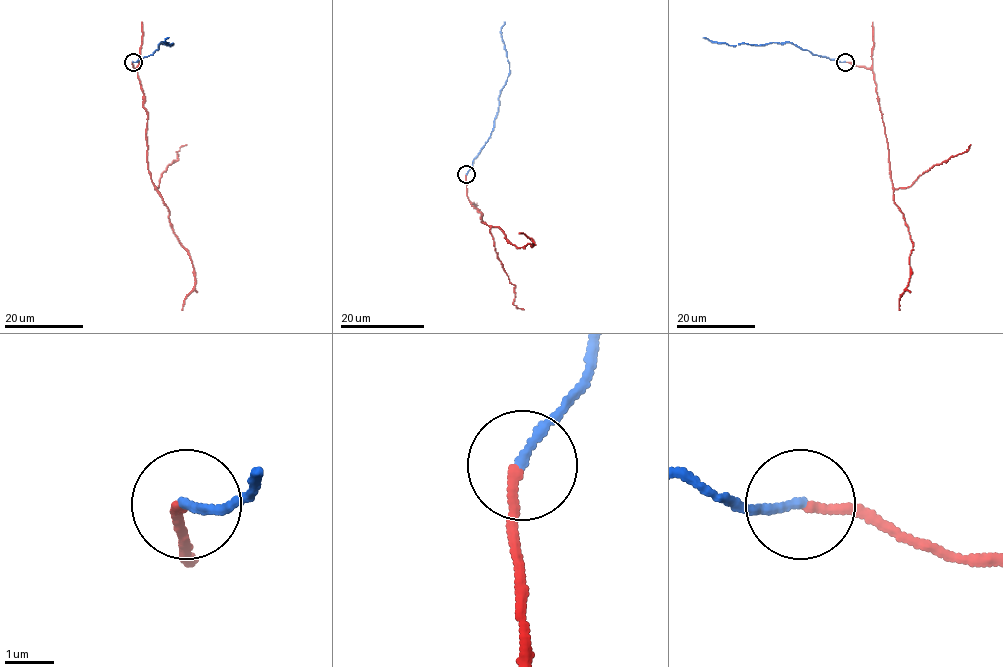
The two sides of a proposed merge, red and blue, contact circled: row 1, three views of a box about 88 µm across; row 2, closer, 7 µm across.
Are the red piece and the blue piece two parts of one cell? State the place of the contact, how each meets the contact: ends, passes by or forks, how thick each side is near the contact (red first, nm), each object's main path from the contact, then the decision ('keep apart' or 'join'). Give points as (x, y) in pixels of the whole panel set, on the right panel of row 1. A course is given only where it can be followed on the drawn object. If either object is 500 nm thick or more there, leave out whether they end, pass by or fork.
at (845, 62); red ends there; blue ends there; 200 nm thick on the red side, 180 nm on the other; red runs (845, 62), (872, 71), (894, 202), (909, 235), (909, 285), (899, 300), (900, 310); blue runs (845, 62), (814, 55), (790, 42), (730, 45), (703, 37); join

